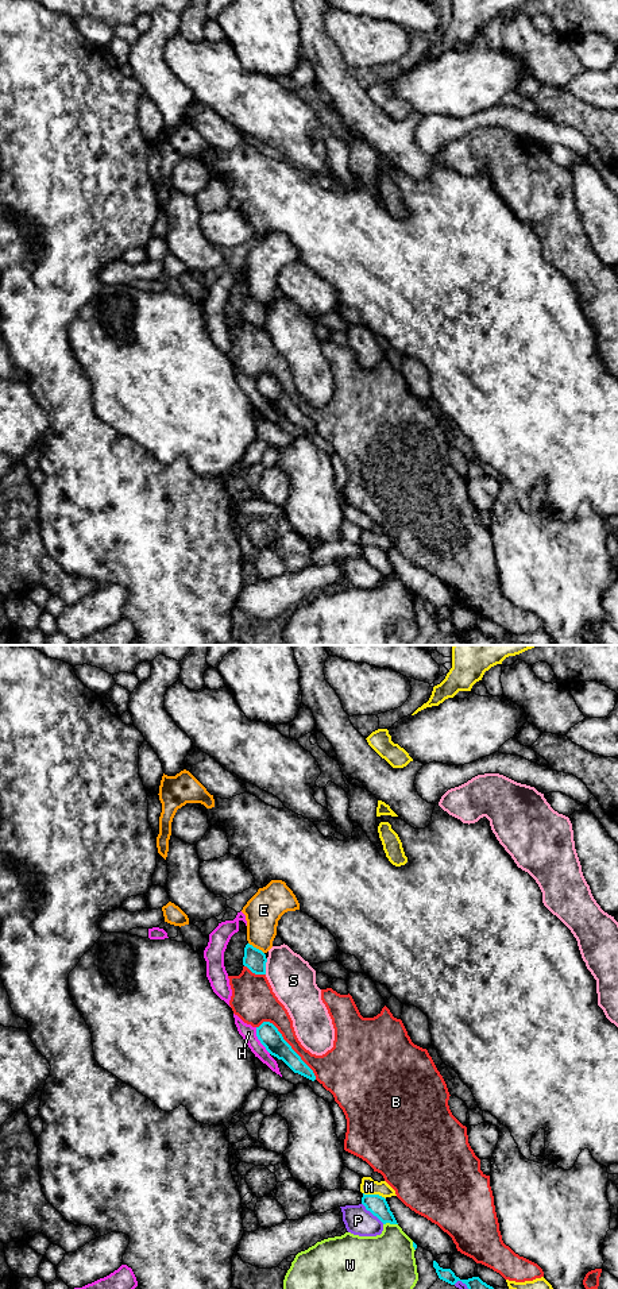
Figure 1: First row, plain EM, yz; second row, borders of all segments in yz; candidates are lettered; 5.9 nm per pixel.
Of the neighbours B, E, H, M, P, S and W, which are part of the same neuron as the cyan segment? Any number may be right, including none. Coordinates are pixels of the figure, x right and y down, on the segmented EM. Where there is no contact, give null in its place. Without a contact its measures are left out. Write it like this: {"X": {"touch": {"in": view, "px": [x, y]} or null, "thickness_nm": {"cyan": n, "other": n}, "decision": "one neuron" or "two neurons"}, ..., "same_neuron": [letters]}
{"B": {"touch": {"in": "yz", "px": [288, 1044]}, "thickness_nm": {"cyan": 130, "other": 160}, "decision": "two neurons"}, "E": {"touch": {"in": "yz", "px": [255, 948]}, "thickness_nm": {"cyan": 130, "other": 220}, "decision": "two neurons"}, "H": {"touch": {"in": "yz", "px": [259, 1039]}, "thickness_nm": {"cyan": 130, "other": 90}, "decision": "two neurons"}, "M": {"touch": {"in": "yz", "px": [374, 1195]}, "thickness_nm": {"cyan": 120, "other": 100}, "decision": "two neurons"}, "P": {"touch": {"in": "yz", "px": [373, 1214]}, "thickness_nm": {"cyan": 120, "other": 170}, "decision": "two neurons"}, "S": {"touch": {"in": "yz", "px": [265, 967]}, "thickness_nm": {"cyan": 130, "other": 280}, "decision": "two neurons"}, "W": {"touch": {"in": "yz", "px": [390, 1223]}, "thickness_nm": {"cyan": 120, "other": 320}, "decision": "two neurons"}, "same_neuron": []}

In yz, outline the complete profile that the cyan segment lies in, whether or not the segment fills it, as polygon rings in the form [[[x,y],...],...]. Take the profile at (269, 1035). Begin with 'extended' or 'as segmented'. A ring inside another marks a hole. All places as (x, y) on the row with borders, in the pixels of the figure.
as segmented; [[[263,1022],[256,1027],[256,1037],[271,1055],[282,1060],[294,1073],[298,1073],[312,1081],[316,1080],[313,1070],[283,1039],[282,1034],[273,1023]]]

